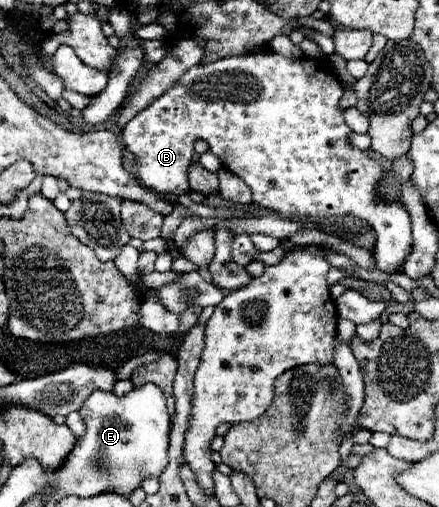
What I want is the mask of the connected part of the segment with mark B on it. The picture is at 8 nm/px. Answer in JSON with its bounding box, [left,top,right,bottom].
[121,52,411,276]

